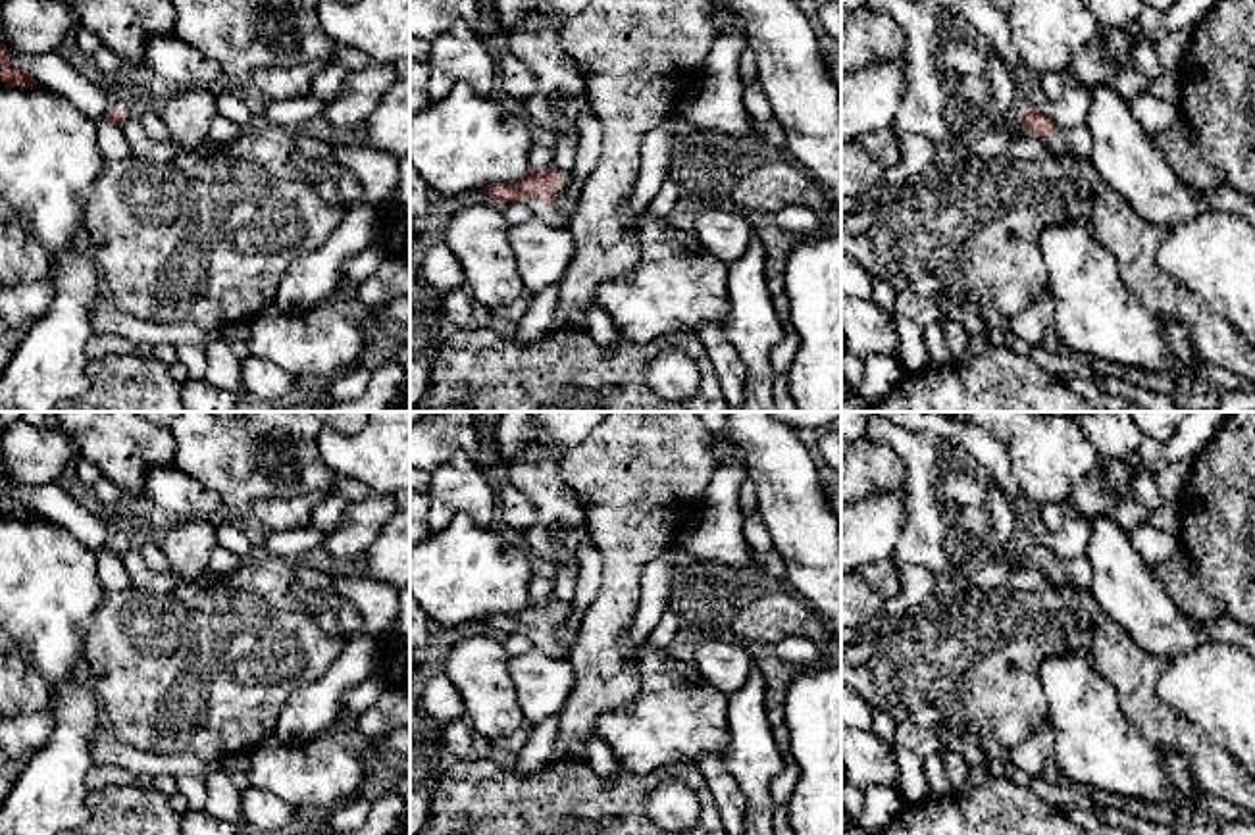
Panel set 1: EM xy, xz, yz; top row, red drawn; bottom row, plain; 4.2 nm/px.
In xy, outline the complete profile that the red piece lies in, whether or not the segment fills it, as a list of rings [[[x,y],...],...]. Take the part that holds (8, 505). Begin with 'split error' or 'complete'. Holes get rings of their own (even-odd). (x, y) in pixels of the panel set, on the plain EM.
complete | [[[0,475],[0,512],[6,516],[21,518],[21,519],[38,516],[25,502],[21,502],[10,494],[10,481],[6,475]]]

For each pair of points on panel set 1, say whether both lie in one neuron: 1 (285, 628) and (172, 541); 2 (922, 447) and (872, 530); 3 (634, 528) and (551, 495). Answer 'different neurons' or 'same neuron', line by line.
1: different neurons
2: different neurons
3: different neurons

